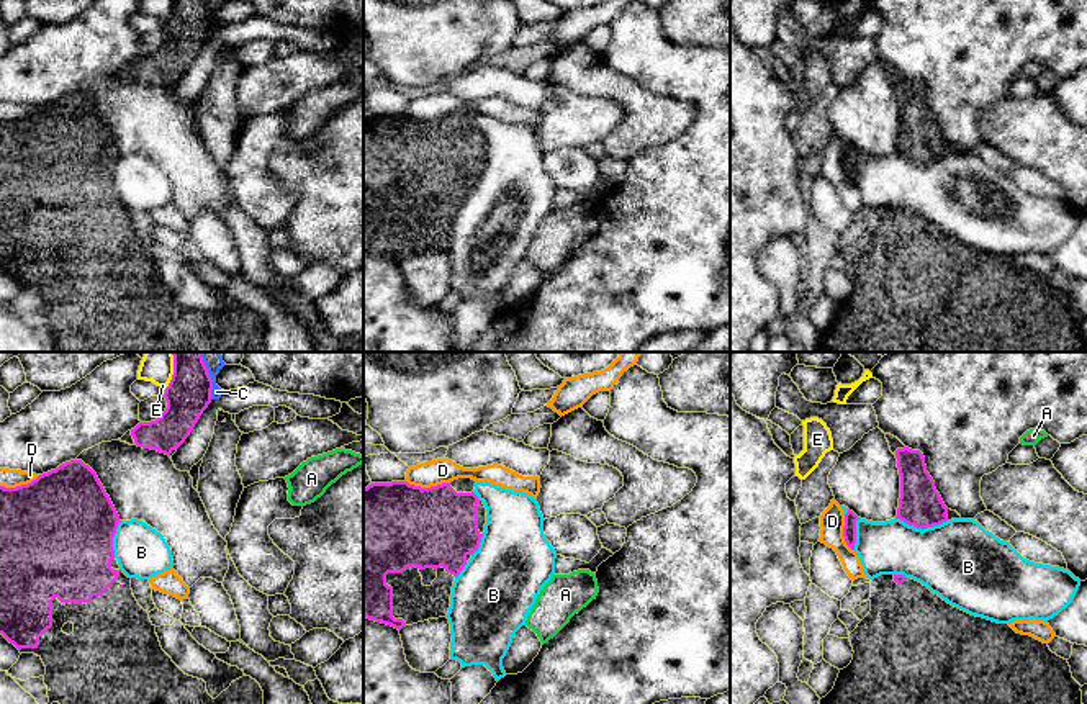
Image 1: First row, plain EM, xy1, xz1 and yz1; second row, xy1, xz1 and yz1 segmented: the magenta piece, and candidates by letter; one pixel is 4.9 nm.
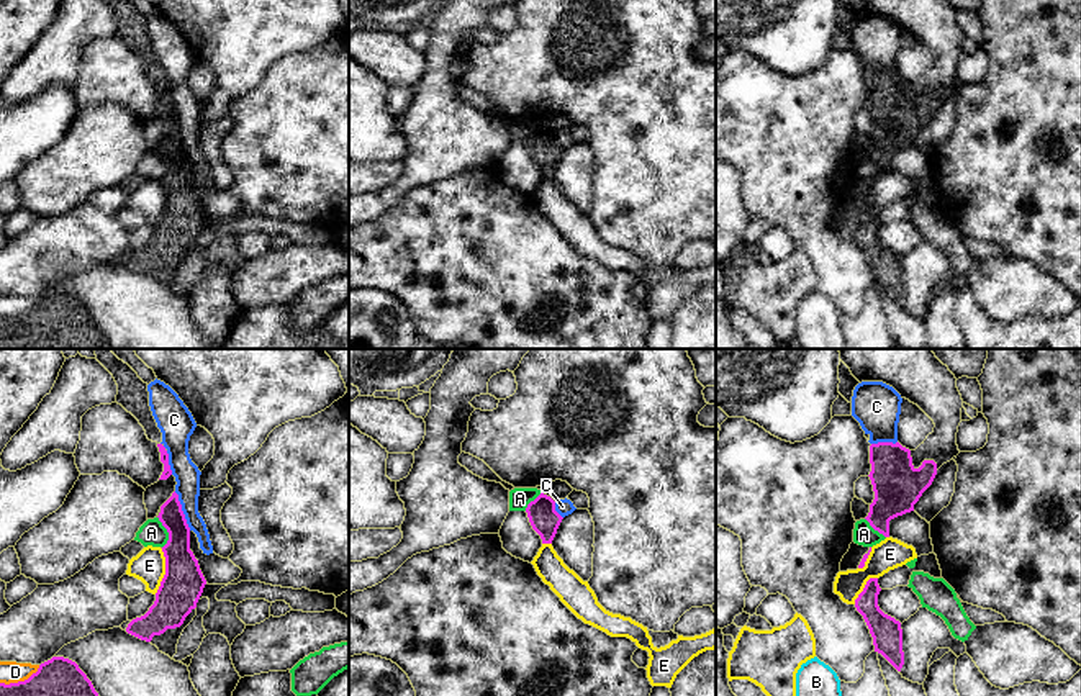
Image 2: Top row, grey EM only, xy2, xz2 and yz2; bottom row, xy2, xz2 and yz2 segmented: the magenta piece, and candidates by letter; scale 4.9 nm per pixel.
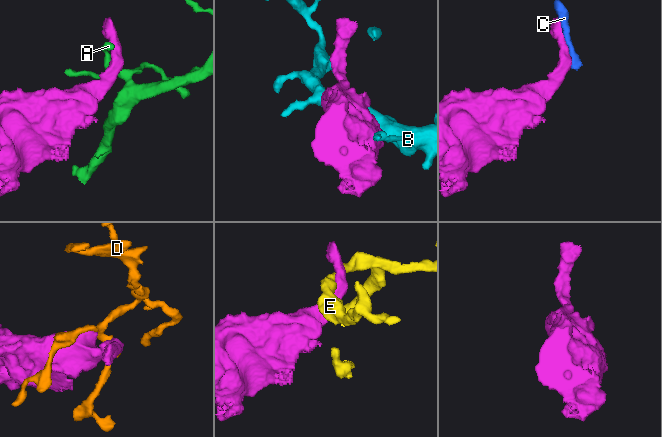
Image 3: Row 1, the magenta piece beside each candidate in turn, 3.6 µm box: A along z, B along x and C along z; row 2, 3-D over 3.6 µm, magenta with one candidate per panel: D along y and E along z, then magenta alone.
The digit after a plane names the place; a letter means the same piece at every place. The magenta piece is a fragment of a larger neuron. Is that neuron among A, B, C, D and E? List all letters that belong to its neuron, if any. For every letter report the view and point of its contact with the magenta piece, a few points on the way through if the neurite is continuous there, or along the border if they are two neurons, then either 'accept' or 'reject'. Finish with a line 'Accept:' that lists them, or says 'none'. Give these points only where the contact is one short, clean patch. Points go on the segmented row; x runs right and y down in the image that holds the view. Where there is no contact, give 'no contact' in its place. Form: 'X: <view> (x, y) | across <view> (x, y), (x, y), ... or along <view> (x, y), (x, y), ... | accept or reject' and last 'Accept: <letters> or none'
A: xy2 (167, 531) | along xy2 (158, 516), (167, 533), (167, 542), (162, 547) | reject
B: yz1 (922, 529) | reject
C: xy2 (182, 511) | reject
D: xz1 (431, 487) | reject
E: xy2 (166, 572) | reject
Accept: none

